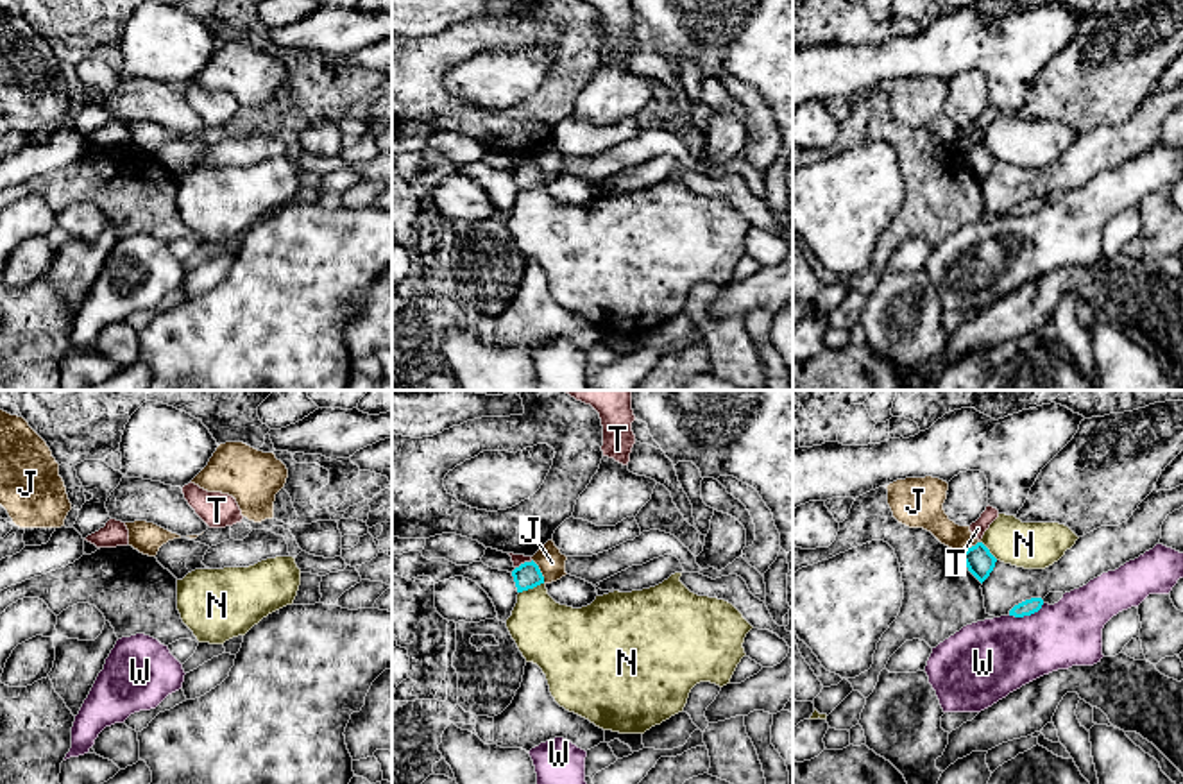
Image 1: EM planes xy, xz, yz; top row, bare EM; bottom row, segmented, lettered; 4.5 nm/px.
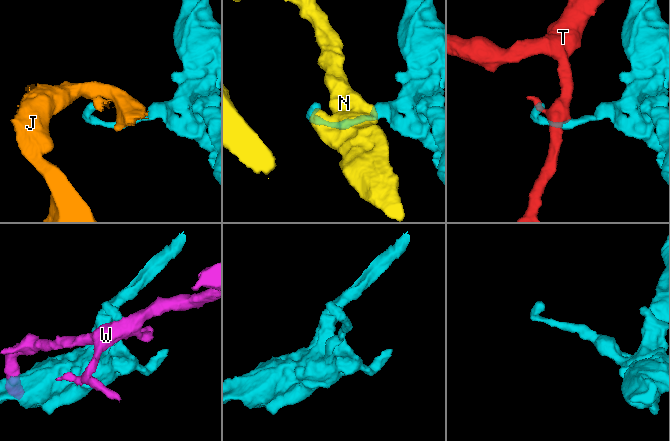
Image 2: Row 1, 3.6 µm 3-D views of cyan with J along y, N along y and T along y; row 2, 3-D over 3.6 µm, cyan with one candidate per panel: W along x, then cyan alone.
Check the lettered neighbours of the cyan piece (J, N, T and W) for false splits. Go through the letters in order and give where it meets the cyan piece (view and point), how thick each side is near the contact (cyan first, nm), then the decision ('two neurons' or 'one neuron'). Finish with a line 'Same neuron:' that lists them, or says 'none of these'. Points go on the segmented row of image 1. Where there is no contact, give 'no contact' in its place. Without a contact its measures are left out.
J: meets cyan in xz at (539, 571); 120 nm thick on the cyan side, 120 nm on the other; two neurons
N: meets cyan in xz at (530, 588); 120 nm thick on the cyan side, 300 nm on the other; two neurons
T: meets cyan in xz at (525, 562); 120 nm thick on the cyan side, 50 nm on the other; two neurons
W: meets cyan in yz at (1026, 614); 70 nm thick on the cyan side, 340 nm on the other; two neurons
Same neuron: none of these

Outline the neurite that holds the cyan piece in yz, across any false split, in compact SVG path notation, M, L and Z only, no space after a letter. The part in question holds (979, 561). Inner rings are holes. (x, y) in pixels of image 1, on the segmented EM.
M977 542L963 553L963 560L968 571L983 584L995 567L997 558L990 553L990 550Z

